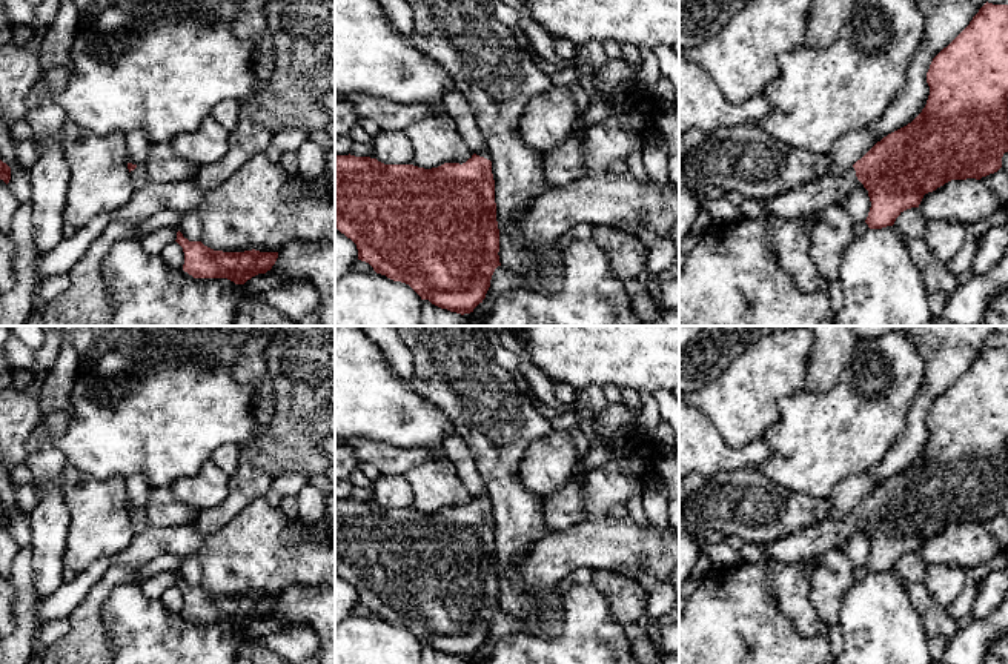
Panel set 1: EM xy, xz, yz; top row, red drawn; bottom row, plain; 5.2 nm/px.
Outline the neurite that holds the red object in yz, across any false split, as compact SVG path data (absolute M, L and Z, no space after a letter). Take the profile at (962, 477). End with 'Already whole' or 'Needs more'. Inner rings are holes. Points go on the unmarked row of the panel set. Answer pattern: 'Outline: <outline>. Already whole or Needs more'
Outline: M986 346L970 369L933 403L927 427L930 430L927 449L911 467L877 486L845 518L825 520L799 533L762 544L767 561L797 563L833 547L844 547L851 535L865 532L871 546L865 567L870 573L882 573L893 570L904 555L919 552L925 538L951 524L980 524L997 516L1003 498L1008 496L1008 349Z. Needs more

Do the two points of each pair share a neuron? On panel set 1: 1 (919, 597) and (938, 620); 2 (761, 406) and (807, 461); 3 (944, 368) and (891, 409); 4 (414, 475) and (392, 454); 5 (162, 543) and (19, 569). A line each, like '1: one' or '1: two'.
1: one
2: two
3: two
4: two
5: one

